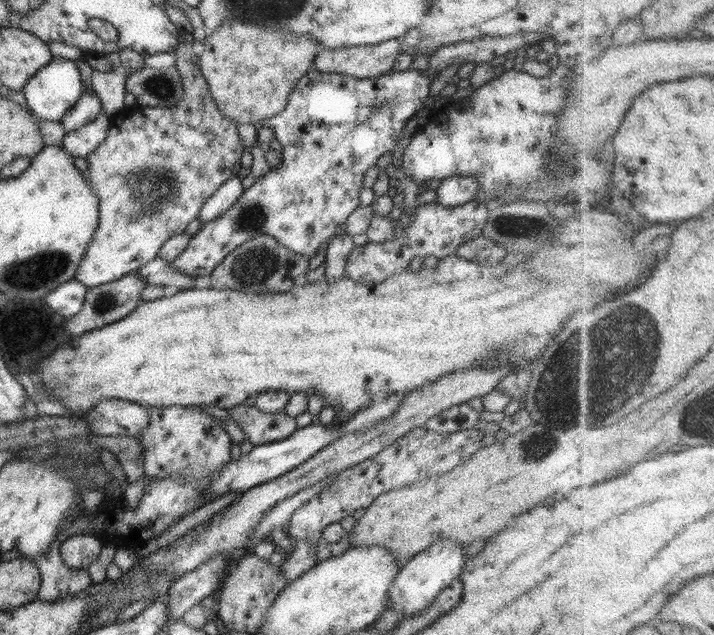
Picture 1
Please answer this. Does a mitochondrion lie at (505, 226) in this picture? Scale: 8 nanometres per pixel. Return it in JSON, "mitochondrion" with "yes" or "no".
{"mitochondrion":"yes"}

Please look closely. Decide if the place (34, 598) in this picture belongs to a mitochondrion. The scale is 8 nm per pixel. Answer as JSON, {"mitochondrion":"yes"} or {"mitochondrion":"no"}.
{"mitochondrion":"no"}

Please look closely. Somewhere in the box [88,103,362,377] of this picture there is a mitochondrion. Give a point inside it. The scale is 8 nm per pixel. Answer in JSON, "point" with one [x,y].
{"point":[149,191]}

